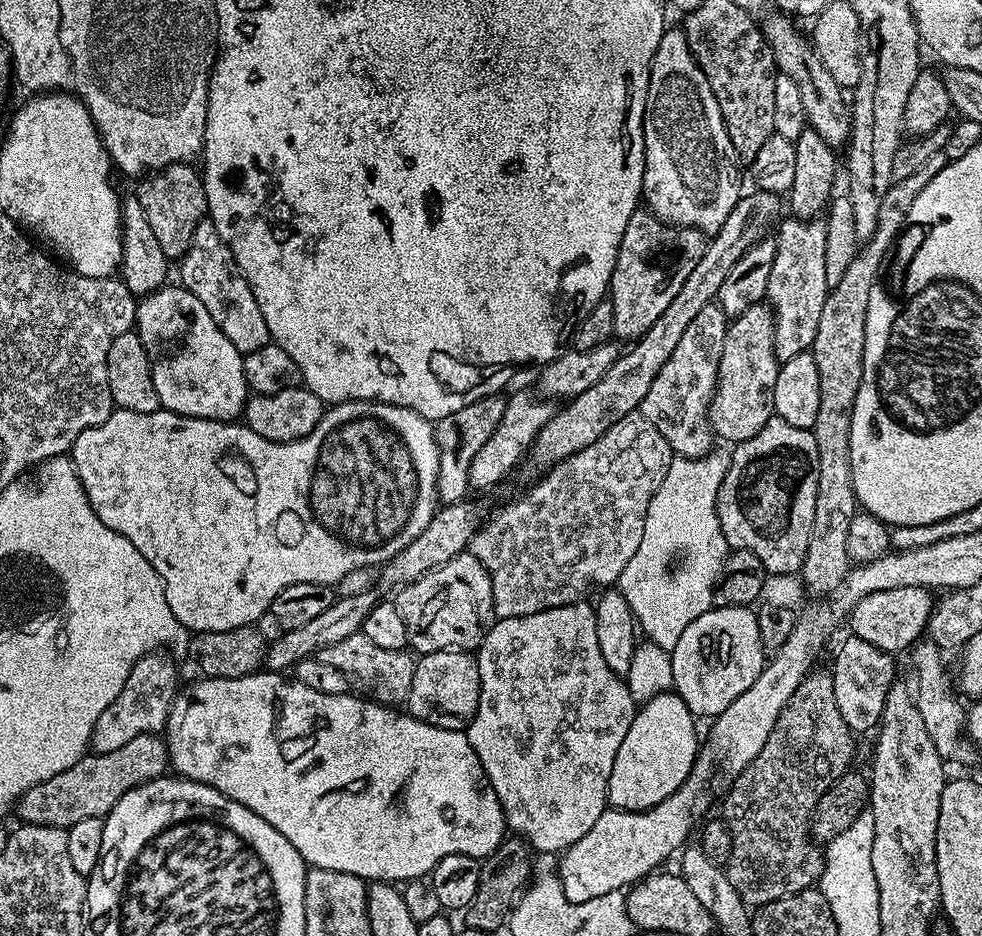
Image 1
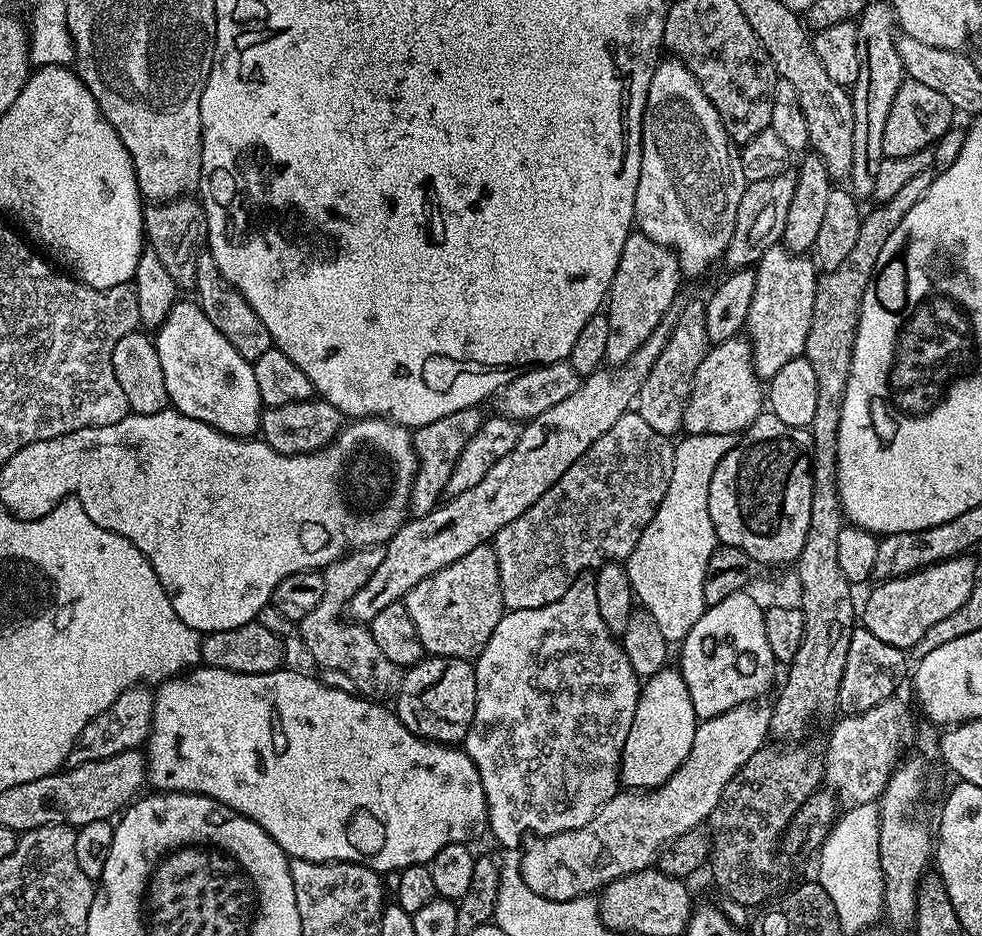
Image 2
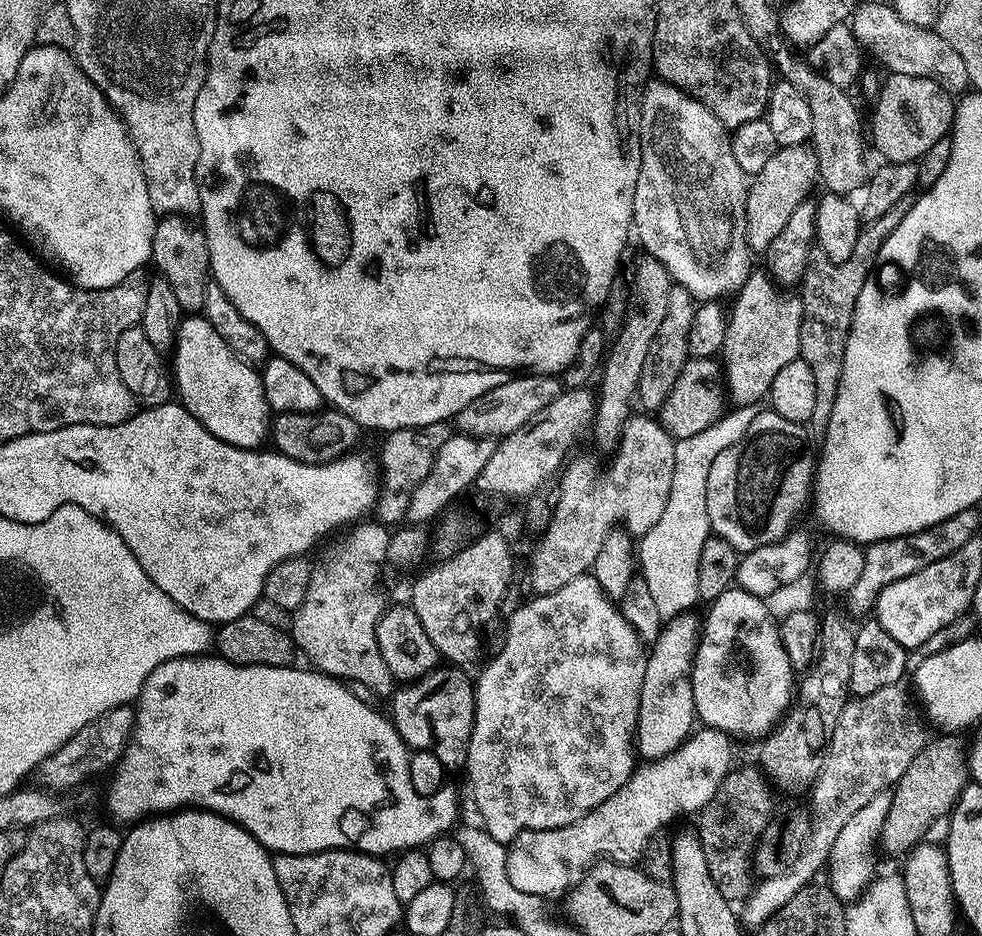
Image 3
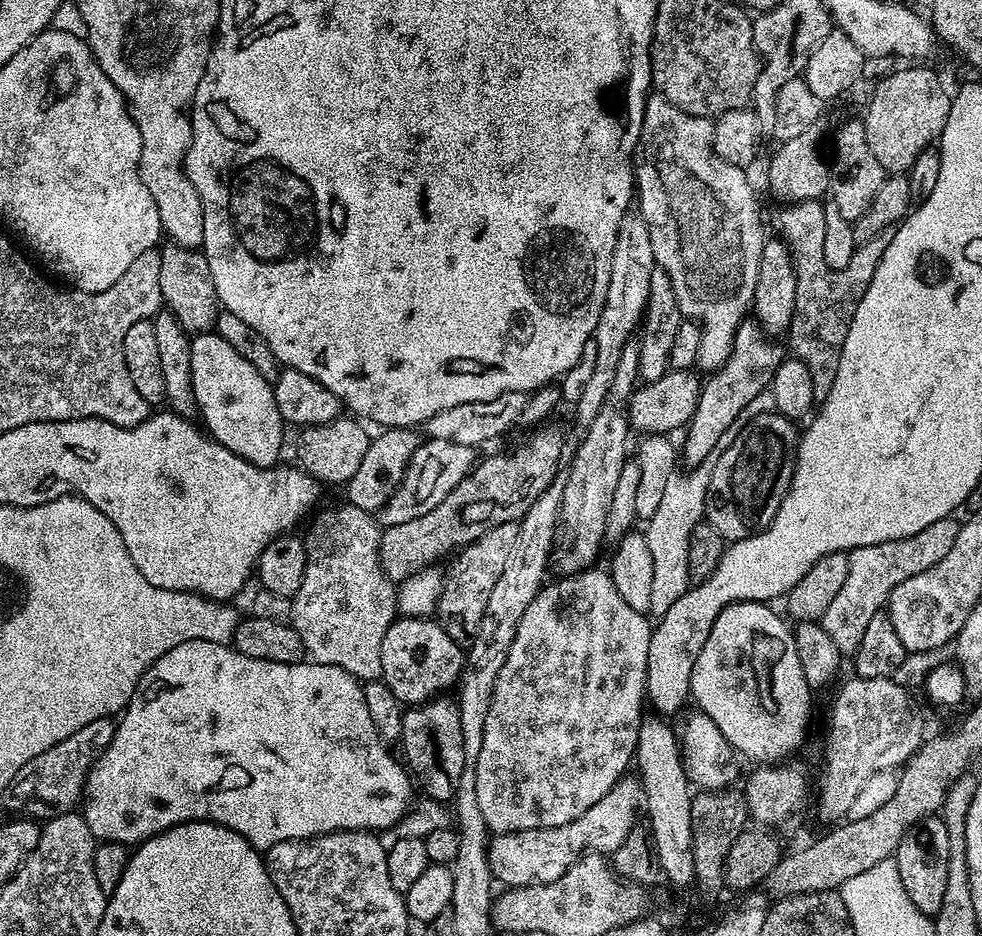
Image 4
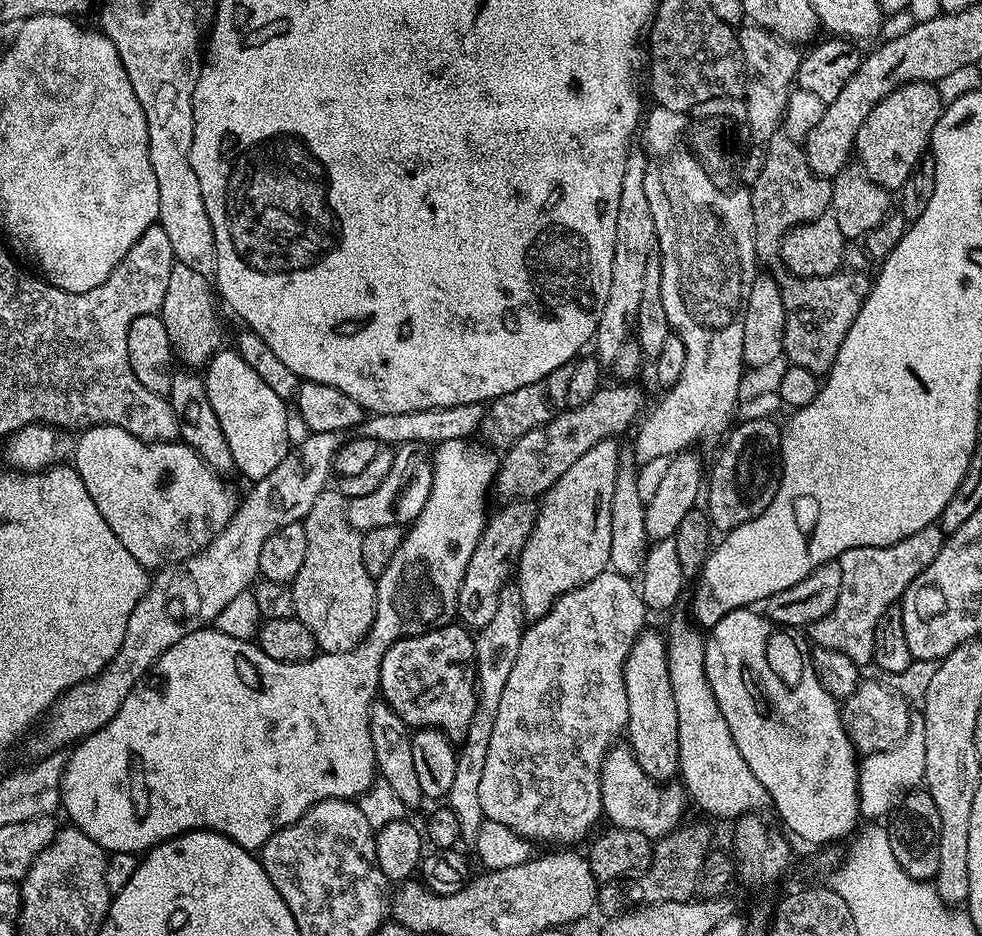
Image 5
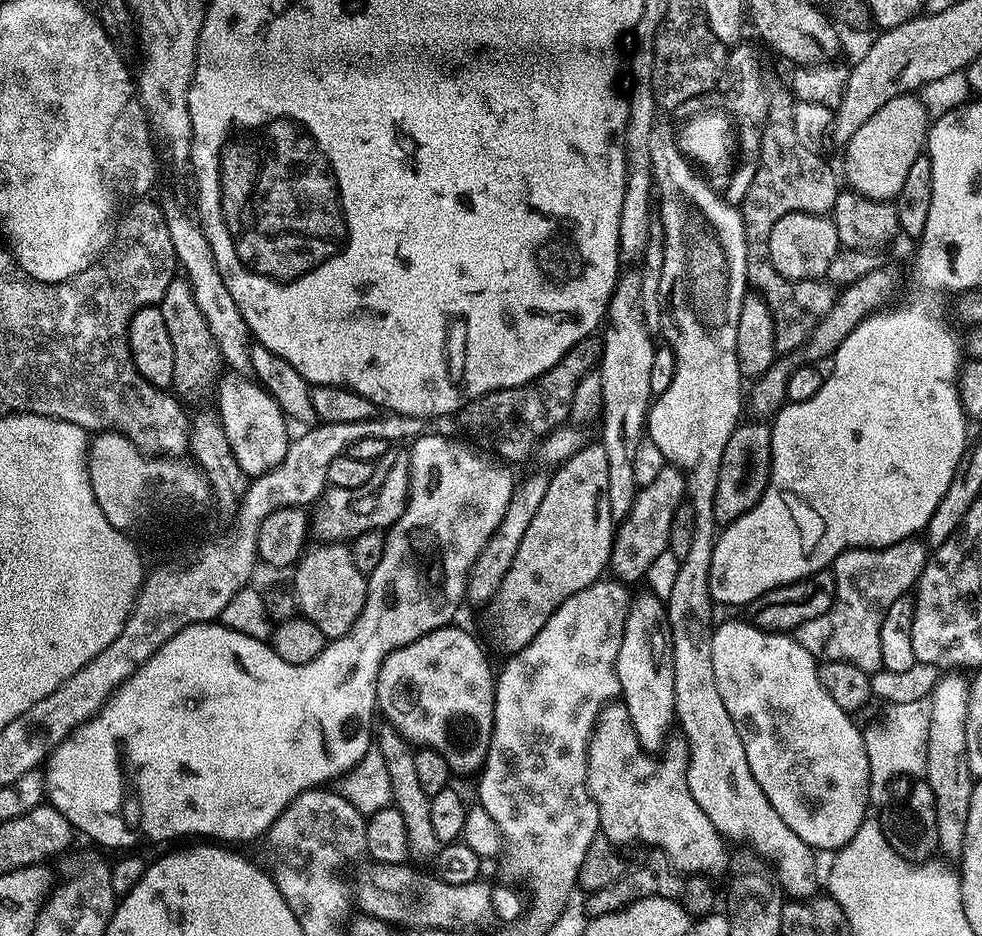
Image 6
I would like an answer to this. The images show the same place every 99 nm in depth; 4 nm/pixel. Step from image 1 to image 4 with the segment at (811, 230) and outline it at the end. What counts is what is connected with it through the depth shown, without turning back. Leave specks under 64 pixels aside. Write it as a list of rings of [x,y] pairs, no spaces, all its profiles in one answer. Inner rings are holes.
[[[746,318],[738,326],[730,358],[715,374],[707,377],[696,413],[686,425],[688,437],[684,440],[684,448],[682,444],[682,460],[683,463],[685,460],[685,465],[705,463],[714,450],[718,449],[718,438],[722,438],[722,434],[726,434],[726,430],[730,430],[730,426],[734,426],[734,422],[745,415],[743,412],[763,392],[765,395],[769,391],[778,366],[786,359],[786,352],[776,344],[779,343],[755,319]]]

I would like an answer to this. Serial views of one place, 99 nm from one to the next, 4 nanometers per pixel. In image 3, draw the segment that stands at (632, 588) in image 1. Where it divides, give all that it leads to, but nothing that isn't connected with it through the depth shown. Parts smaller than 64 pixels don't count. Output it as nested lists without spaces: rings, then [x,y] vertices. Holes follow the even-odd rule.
[[[746,404],[743,406],[736,406],[731,409],[733,412],[728,411],[721,415],[715,423],[706,426],[706,430],[702,430],[702,434],[694,434],[690,438],[682,438],[676,441],[676,449],[674,450],[674,479],[670,482],[670,498],[666,498],[666,510],[662,510],[662,518],[658,518],[658,522],[654,522],[654,526],[644,536],[639,537],[638,540],[638,562],[642,569],[644,581],[650,586],[650,596],[654,598],[654,603],[658,606],[658,614],[661,618],[671,618],[685,613],[692,603],[697,603],[700,600],[698,594],[698,558],[702,554],[702,542],[706,542],[706,538],[710,534],[708,526],[708,511],[706,510],[706,478],[710,478],[710,466],[714,466],[714,458],[718,458],[718,454],[722,454],[722,450],[726,450],[730,446],[734,446],[734,442],[738,442],[738,438],[742,438],[742,434],[746,434],[746,429],[750,426],[750,422],[754,422],[758,408],[754,404]]]

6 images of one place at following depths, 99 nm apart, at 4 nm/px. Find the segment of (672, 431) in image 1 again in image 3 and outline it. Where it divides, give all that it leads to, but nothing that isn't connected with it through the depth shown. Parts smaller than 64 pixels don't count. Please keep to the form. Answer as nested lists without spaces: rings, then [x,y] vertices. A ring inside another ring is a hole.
[[[673,283],[666,298],[666,314],[658,326],[658,334],[654,334],[654,342],[650,342],[650,354],[646,354],[646,362],[642,366],[642,374],[638,382],[638,404],[645,413],[659,413],[664,405],[666,394],[670,394],[678,374],[682,374],[682,366],[690,359],[688,354],[688,338],[690,336],[690,322],[694,322],[697,301],[683,286]]]

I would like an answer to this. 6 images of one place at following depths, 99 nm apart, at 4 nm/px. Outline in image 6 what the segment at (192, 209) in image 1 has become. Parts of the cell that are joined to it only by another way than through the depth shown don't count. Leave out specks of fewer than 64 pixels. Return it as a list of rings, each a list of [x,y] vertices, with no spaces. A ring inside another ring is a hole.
[[[174,278],[170,286],[166,286],[166,294],[160,299],[158,307],[162,310],[162,319],[166,322],[166,330],[170,330],[170,342],[174,346],[174,382],[172,388],[181,401],[204,400],[216,392],[220,383],[224,359],[220,357],[220,347],[210,334],[210,326],[206,326],[206,318],[202,318],[202,310],[198,310],[198,302],[192,297],[192,288],[187,279]]]

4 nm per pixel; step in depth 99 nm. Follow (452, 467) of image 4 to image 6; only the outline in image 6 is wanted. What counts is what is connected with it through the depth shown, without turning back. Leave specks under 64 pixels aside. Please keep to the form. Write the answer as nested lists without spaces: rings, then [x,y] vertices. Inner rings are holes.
[[[404,446],[389,447],[382,458],[375,461],[370,482],[366,486],[358,486],[354,490],[342,490],[331,486],[324,489],[323,496],[316,501],[314,511],[310,516],[310,532],[320,542],[351,542],[354,537],[363,532],[387,530],[398,522],[398,518],[404,512],[404,505],[408,503],[408,454],[409,449]]]

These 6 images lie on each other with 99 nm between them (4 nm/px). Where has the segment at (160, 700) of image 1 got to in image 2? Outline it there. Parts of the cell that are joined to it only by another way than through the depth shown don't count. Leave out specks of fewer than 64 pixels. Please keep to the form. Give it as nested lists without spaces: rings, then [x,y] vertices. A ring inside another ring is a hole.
[[[148,686],[127,688],[102,714],[98,714],[78,734],[76,744],[67,758],[69,765],[75,766],[86,762],[98,762],[114,758],[114,754],[122,754],[136,750],[147,741],[152,732],[152,715],[154,714],[154,692]]]

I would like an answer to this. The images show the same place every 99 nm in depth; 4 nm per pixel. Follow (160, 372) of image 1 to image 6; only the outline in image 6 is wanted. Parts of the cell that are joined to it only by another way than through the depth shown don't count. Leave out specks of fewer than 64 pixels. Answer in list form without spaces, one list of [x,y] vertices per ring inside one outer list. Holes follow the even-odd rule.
[[[224,374],[220,377],[214,401],[220,407],[218,419],[226,430],[226,438],[230,438],[230,450],[234,450],[234,458],[238,458],[238,466],[246,470],[249,478],[262,476],[274,470],[282,458],[286,458],[286,450],[290,443],[288,436],[289,421],[284,411],[274,402],[274,398],[266,389],[244,374]]]

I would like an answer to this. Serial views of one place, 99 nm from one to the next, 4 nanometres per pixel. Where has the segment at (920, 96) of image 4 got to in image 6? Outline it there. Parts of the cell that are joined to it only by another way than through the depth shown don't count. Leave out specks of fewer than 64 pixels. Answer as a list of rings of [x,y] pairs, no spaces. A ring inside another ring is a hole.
[[[919,95],[890,98],[890,102],[874,110],[874,114],[858,126],[858,134],[854,134],[843,149],[847,187],[867,200],[895,201],[914,158],[925,151],[929,127],[930,117]]]

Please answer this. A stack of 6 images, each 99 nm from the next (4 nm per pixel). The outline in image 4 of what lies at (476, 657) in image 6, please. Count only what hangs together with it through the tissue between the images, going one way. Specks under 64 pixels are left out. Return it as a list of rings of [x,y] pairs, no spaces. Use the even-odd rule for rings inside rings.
[[[400,616],[382,638],[382,681],[404,706],[424,704],[439,697],[466,668],[466,652],[432,618]]]

